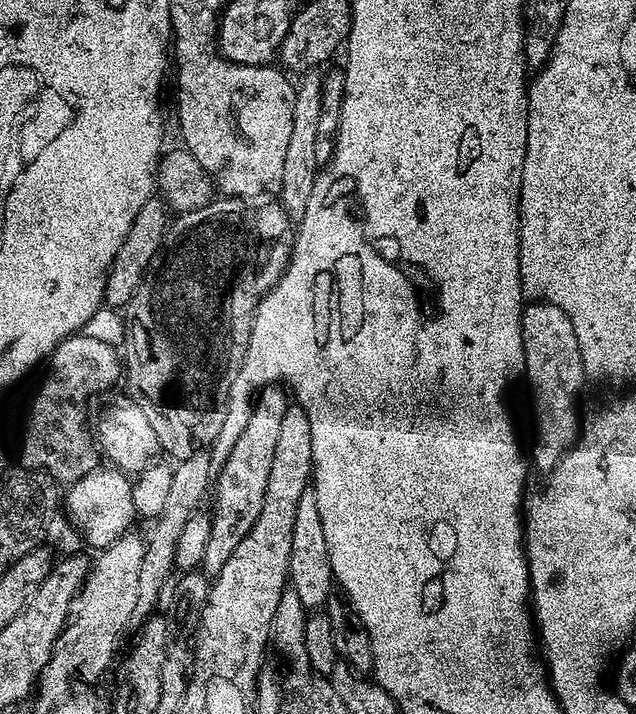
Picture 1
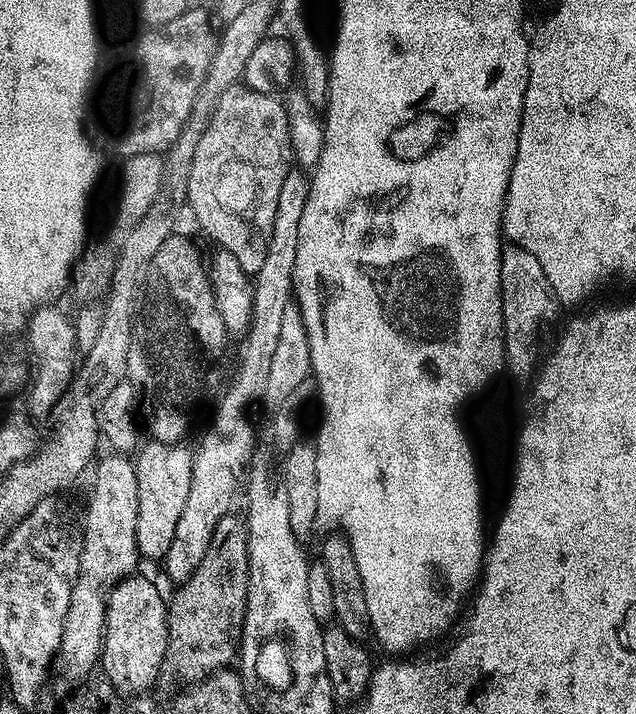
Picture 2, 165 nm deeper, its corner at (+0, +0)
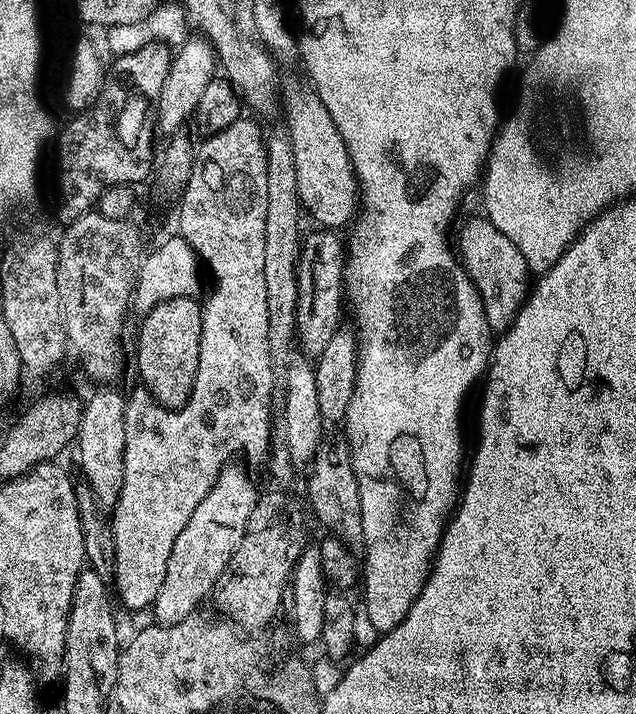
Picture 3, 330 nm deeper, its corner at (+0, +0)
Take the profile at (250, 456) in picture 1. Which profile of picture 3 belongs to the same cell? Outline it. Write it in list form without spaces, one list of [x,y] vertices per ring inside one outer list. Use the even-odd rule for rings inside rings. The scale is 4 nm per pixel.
[[[316,230],[303,237],[296,261],[296,317],[295,339],[308,354],[318,354],[326,346],[334,330],[340,324],[340,300],[342,304],[342,256],[336,253],[337,233],[332,230]]]

